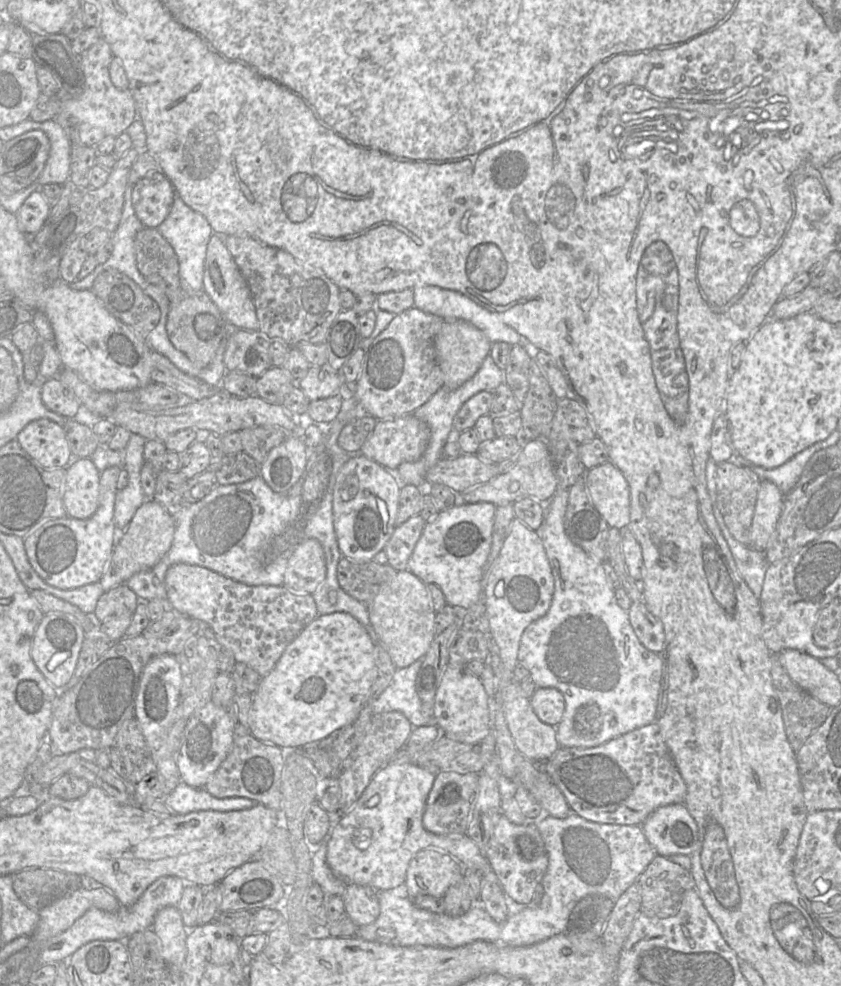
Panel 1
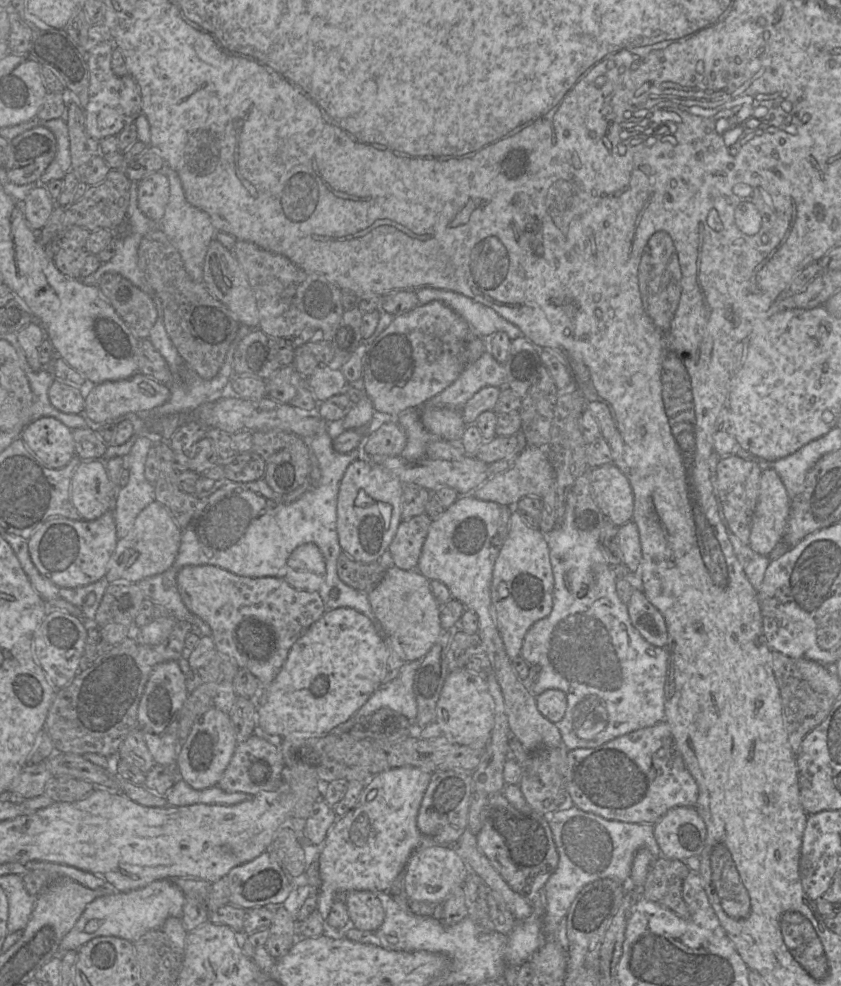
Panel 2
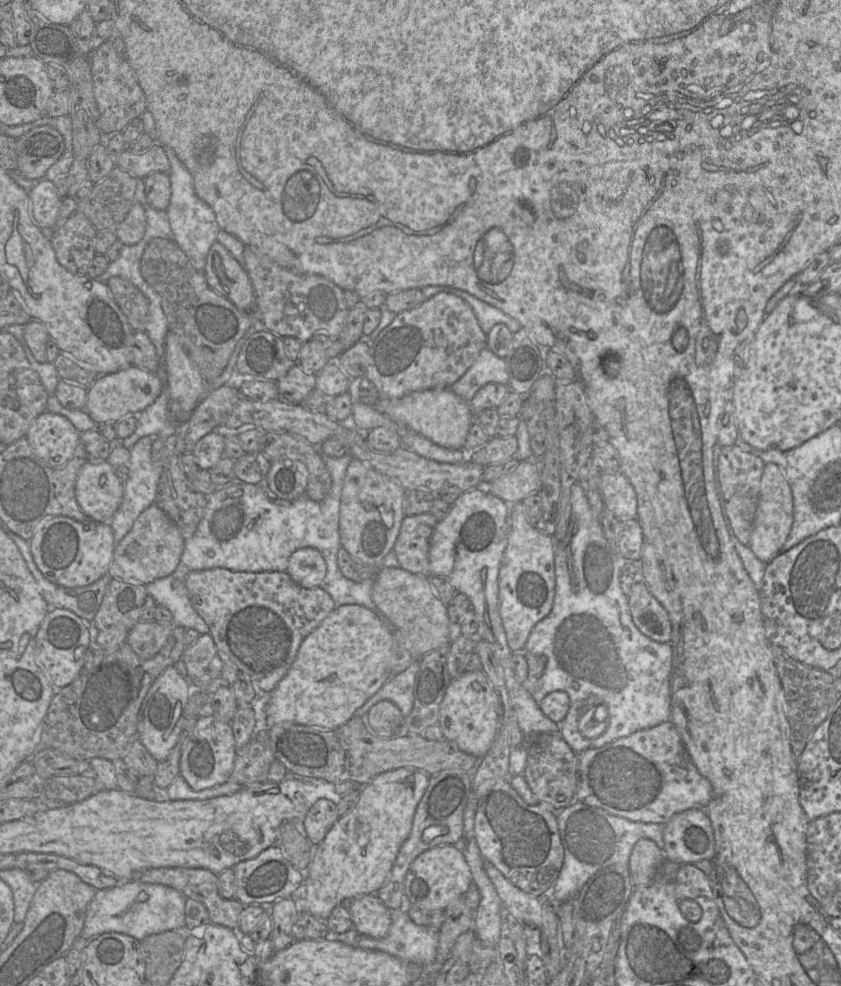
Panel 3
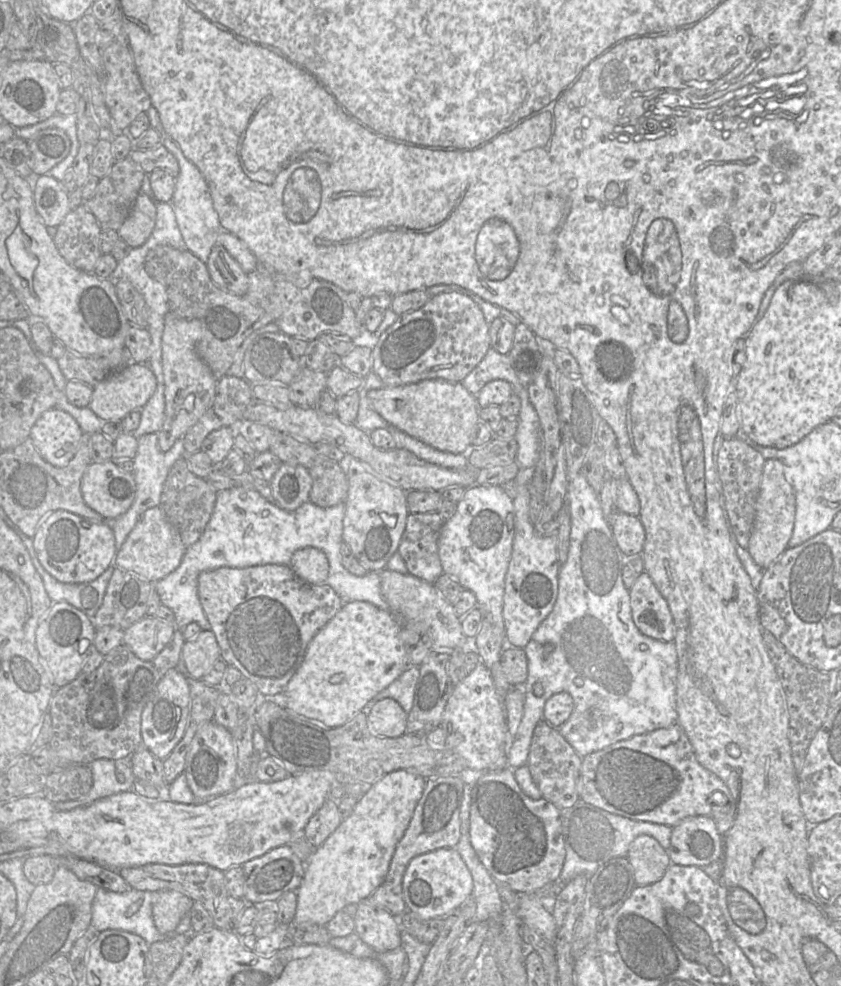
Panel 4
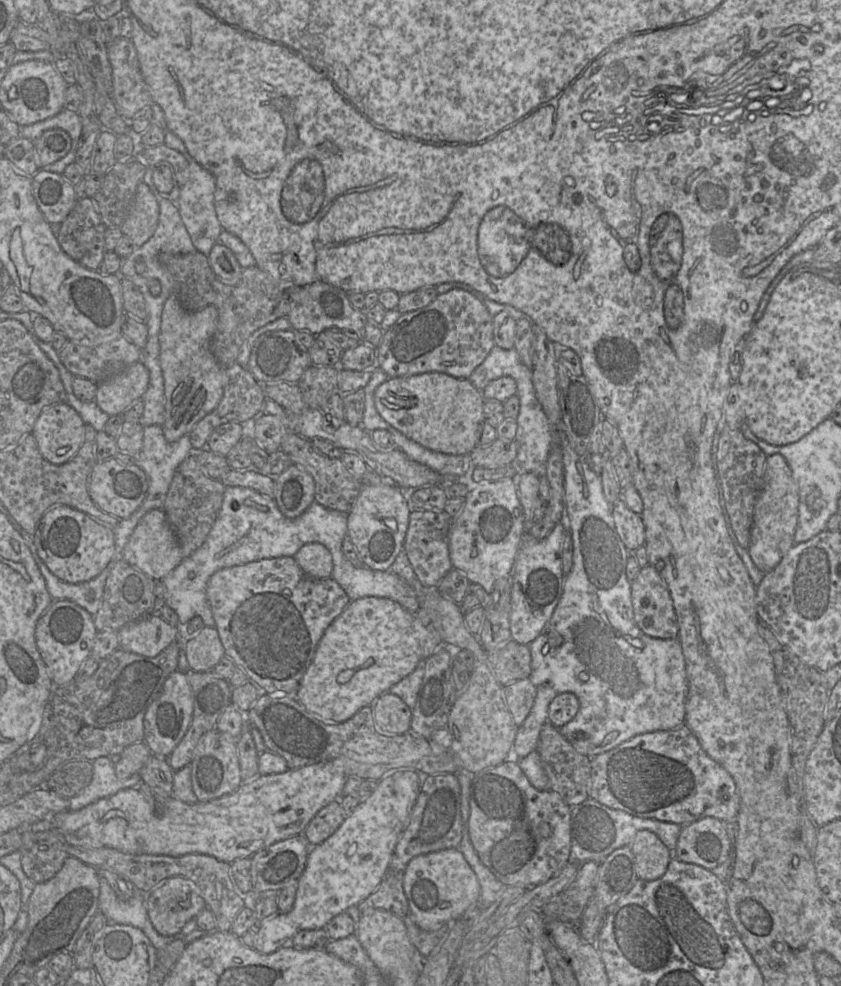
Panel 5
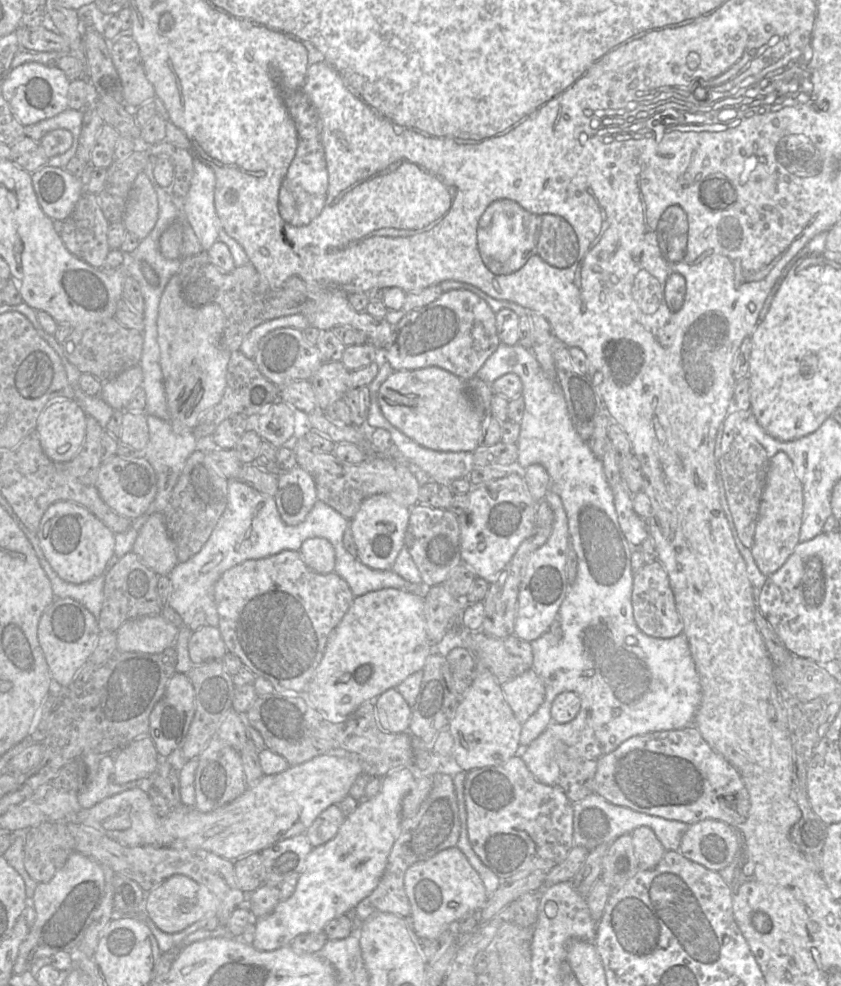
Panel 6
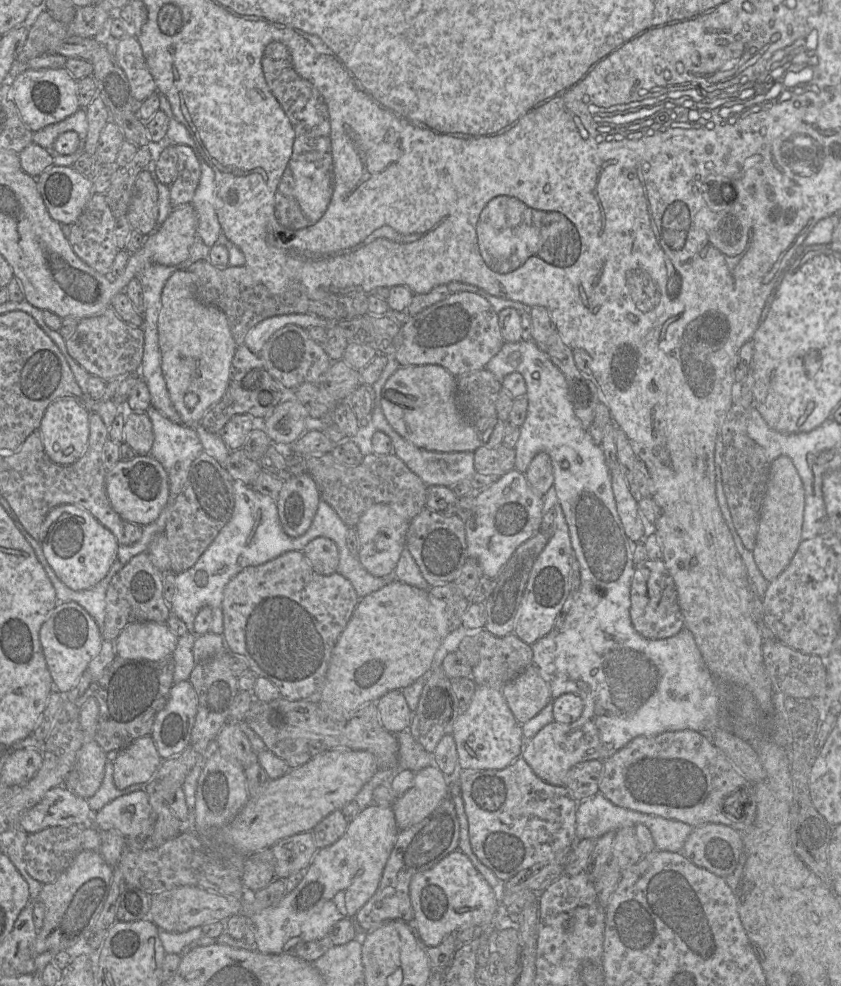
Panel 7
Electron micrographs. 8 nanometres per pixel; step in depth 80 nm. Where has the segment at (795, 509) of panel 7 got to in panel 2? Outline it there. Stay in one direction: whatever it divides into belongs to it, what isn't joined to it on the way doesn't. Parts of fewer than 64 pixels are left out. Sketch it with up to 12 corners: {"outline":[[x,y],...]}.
{"outline":[[762,471],[749,541],[768,556],[790,503],[778,473]]}

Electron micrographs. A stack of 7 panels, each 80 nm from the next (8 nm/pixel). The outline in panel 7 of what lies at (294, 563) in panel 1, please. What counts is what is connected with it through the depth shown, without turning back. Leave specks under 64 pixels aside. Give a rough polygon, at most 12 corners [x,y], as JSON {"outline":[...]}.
{"outline":[[316,537],[303,553],[316,572],[338,572],[339,550]]}

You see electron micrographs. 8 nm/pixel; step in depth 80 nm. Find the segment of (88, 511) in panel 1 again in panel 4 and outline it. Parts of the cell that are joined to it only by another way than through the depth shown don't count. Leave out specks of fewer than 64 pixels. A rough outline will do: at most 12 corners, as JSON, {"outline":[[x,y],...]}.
{"outline":[[113,460],[91,463],[85,503],[105,519],[126,513],[133,472]]}

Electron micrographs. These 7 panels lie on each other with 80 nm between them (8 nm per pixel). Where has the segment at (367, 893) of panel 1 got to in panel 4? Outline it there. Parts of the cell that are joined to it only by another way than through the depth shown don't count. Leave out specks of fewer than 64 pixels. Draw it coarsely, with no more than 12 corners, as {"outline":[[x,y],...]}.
{"outline":[[357,904],[355,933],[375,952],[401,944],[388,910]]}

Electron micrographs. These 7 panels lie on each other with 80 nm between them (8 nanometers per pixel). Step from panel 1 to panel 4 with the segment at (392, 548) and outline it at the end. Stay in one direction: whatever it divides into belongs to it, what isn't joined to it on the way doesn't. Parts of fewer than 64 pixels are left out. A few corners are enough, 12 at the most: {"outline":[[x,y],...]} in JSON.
{"outline":[[409,513],[398,547],[409,573],[429,583],[444,573],[444,522]]}

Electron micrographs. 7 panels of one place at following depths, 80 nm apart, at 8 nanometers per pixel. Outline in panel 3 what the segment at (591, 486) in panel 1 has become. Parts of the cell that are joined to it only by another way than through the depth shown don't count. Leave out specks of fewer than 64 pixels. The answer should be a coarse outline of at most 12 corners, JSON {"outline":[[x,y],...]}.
{"outline":[[603,472],[604,507],[636,519],[636,493],[621,472]]}

